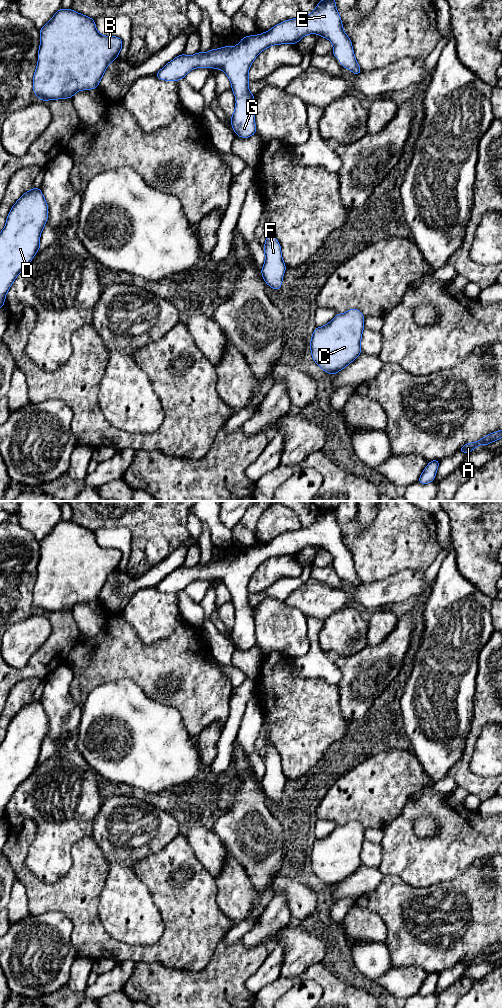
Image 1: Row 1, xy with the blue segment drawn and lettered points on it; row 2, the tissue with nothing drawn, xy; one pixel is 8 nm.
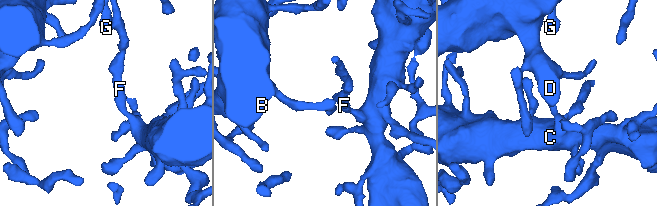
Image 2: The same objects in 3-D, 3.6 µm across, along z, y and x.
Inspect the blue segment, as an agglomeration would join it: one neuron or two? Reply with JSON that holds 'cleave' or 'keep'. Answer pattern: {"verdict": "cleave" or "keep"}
{"verdict": "keep"}

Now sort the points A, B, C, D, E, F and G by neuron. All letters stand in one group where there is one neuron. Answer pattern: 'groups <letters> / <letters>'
groups A B C D E F G

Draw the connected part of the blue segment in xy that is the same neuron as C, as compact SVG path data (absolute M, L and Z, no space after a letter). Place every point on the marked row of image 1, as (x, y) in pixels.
M352 308L336 314L325 326L316 327L310 349L313 360L322 370L334 375L361 354L364 317Z

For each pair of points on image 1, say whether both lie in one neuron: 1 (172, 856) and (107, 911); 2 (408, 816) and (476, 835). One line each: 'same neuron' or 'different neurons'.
1: different neurons
2: same neuron

